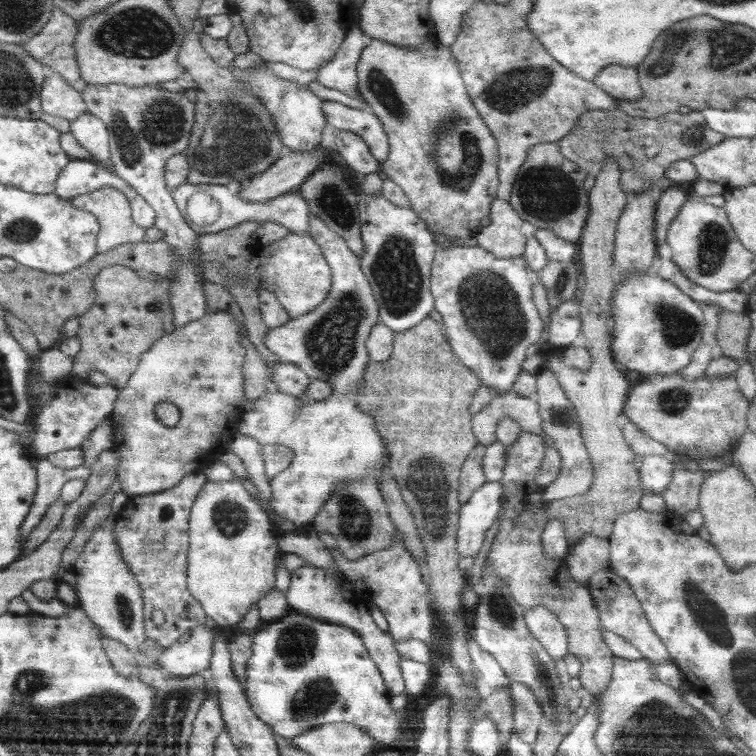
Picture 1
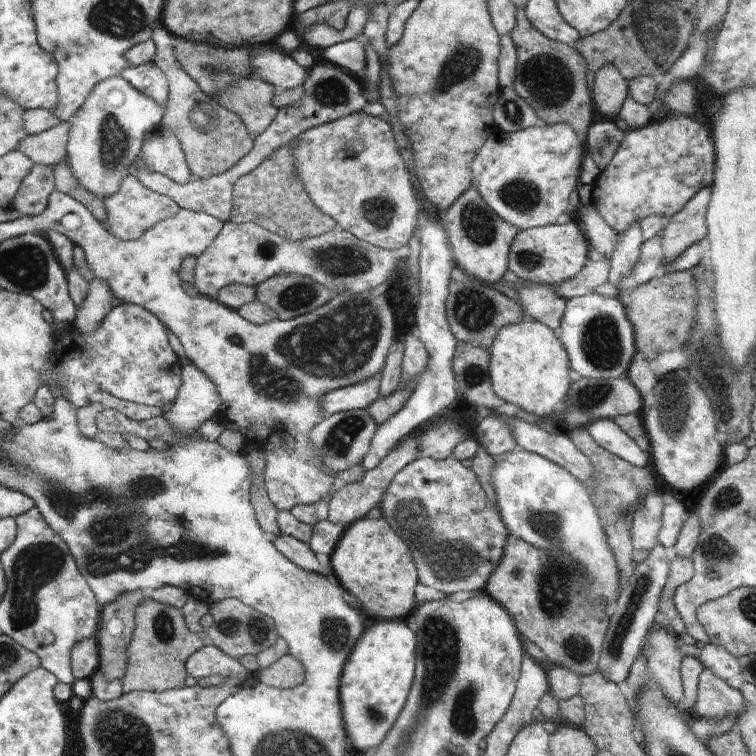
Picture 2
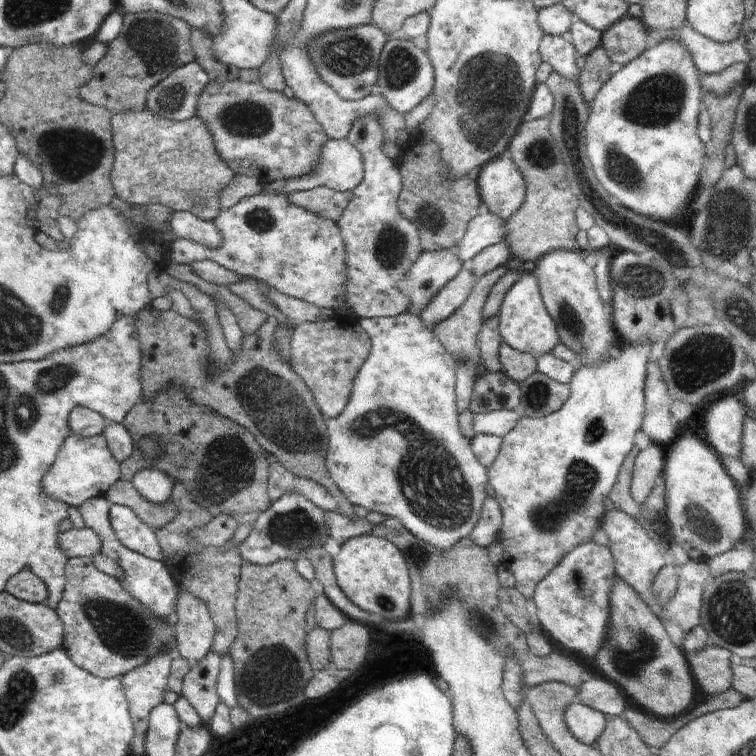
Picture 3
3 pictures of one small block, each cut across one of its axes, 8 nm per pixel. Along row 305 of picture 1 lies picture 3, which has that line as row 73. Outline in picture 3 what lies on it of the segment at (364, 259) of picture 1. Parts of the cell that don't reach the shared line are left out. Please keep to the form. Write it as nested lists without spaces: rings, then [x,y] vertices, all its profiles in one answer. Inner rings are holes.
[[[390,38],[380,54],[377,70],[378,83],[375,92],[381,95],[384,101],[402,116],[414,110],[433,92],[435,75],[430,58],[410,39]]]

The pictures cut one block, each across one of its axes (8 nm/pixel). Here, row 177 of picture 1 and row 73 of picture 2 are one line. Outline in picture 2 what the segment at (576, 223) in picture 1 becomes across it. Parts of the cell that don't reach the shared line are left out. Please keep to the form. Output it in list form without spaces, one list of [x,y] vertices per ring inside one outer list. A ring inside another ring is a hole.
[[[522,6],[516,7],[516,26],[509,35],[516,46],[518,59],[512,88],[534,108],[538,118],[546,125],[568,124],[578,134],[580,142],[585,142],[595,109],[586,85],[588,70],[584,58],[574,48],[540,34],[526,18]]]

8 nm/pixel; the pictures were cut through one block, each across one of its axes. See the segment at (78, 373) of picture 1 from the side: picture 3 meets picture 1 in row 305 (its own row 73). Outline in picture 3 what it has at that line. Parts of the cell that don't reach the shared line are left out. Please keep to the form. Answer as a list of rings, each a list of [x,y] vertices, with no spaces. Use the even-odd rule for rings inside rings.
[[[157,11],[126,13],[124,16],[120,35],[109,45],[108,53],[94,66],[88,84],[79,90],[79,96],[85,102],[107,109],[112,116],[123,111],[142,109],[152,88],[170,76],[176,68],[195,62],[190,45],[191,27],[184,20]]]

